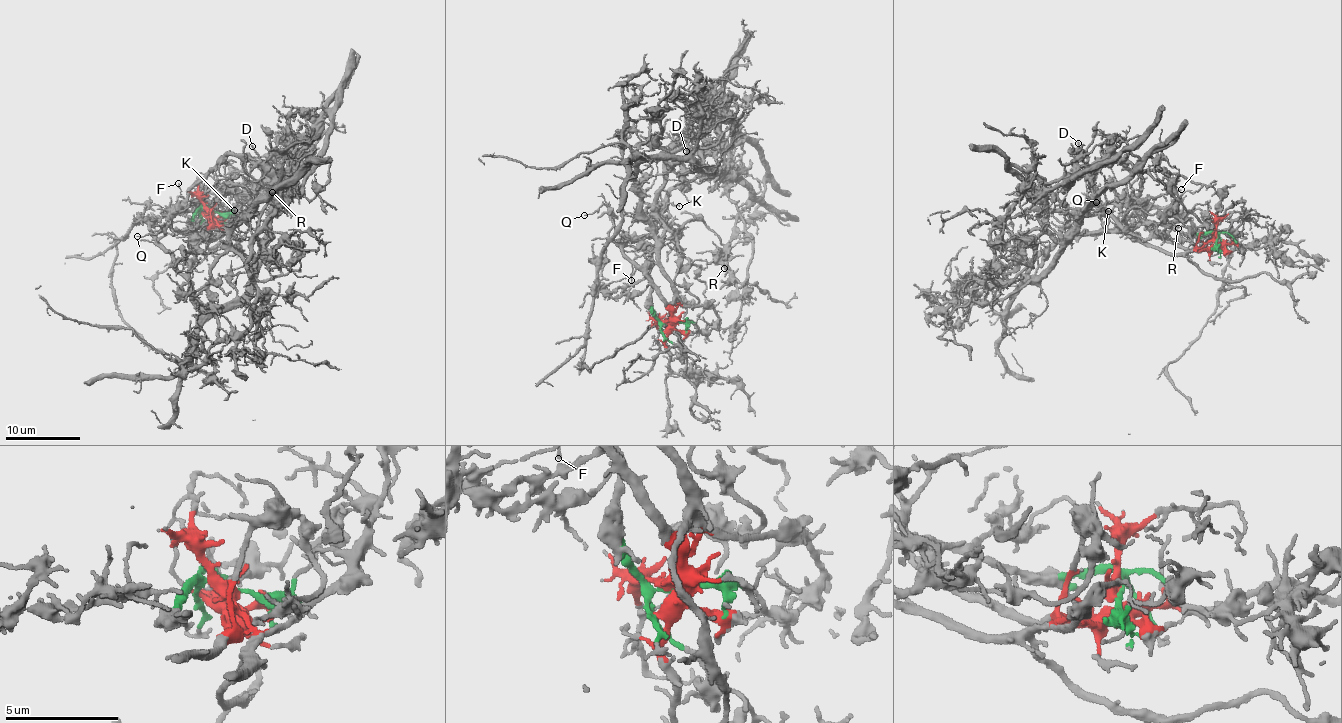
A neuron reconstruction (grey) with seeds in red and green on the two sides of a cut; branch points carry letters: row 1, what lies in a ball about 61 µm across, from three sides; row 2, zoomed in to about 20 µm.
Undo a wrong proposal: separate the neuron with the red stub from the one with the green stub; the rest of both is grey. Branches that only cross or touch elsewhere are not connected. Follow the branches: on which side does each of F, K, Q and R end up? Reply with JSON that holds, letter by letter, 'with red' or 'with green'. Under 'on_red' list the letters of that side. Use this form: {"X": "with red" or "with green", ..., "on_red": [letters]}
{"F": "with green", "K": "with green", "Q": "with red", "R": "with green", "on_red": ["Q"]}

